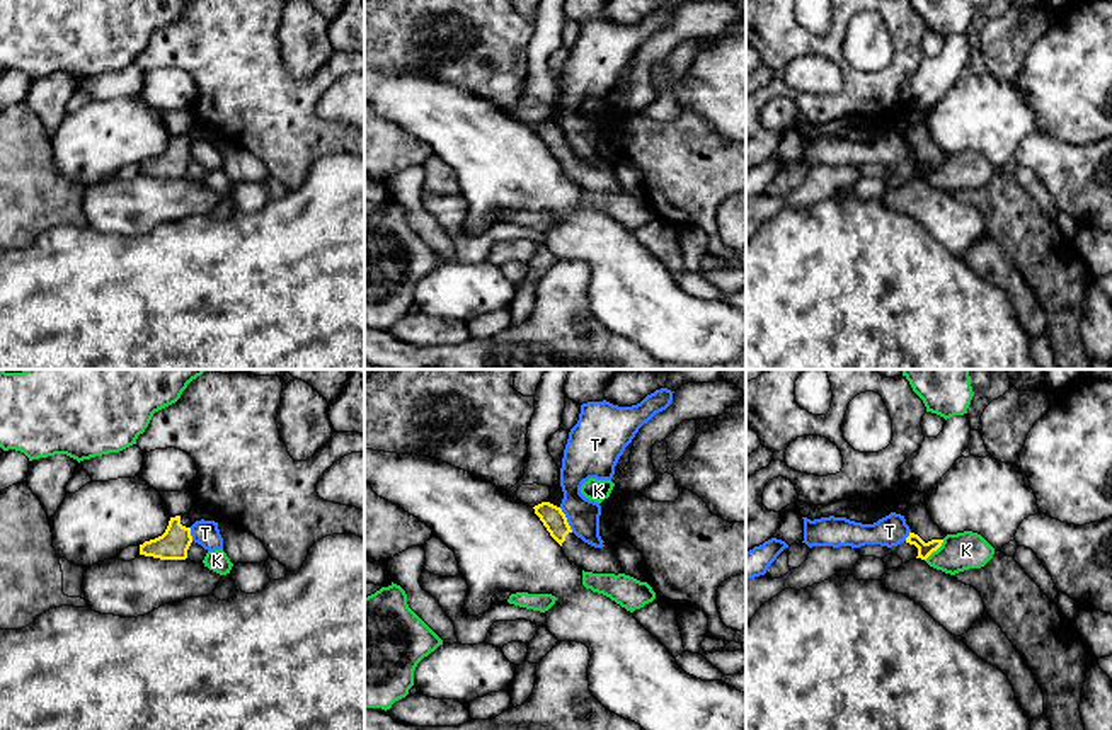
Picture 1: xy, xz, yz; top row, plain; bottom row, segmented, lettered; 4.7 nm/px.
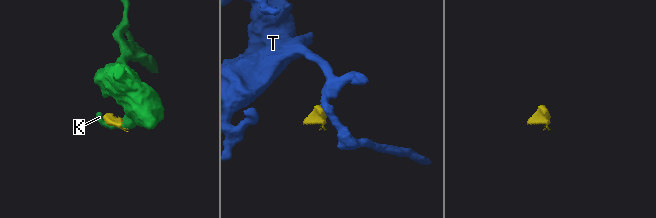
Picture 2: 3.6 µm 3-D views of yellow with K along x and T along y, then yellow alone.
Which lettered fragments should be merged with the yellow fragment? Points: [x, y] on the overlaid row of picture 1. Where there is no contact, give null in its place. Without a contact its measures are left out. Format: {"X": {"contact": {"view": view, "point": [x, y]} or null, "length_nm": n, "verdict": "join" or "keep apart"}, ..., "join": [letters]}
{"K": {"contact": {"view": "yz", "point": [935, 550]}, "length_nm": 140, "verdict": "keep apart"}, "T": {"contact": {"view": "xz", "point": [566, 519]}, "length_nm": 140, "verdict": "keep apart"}, "join": []}

